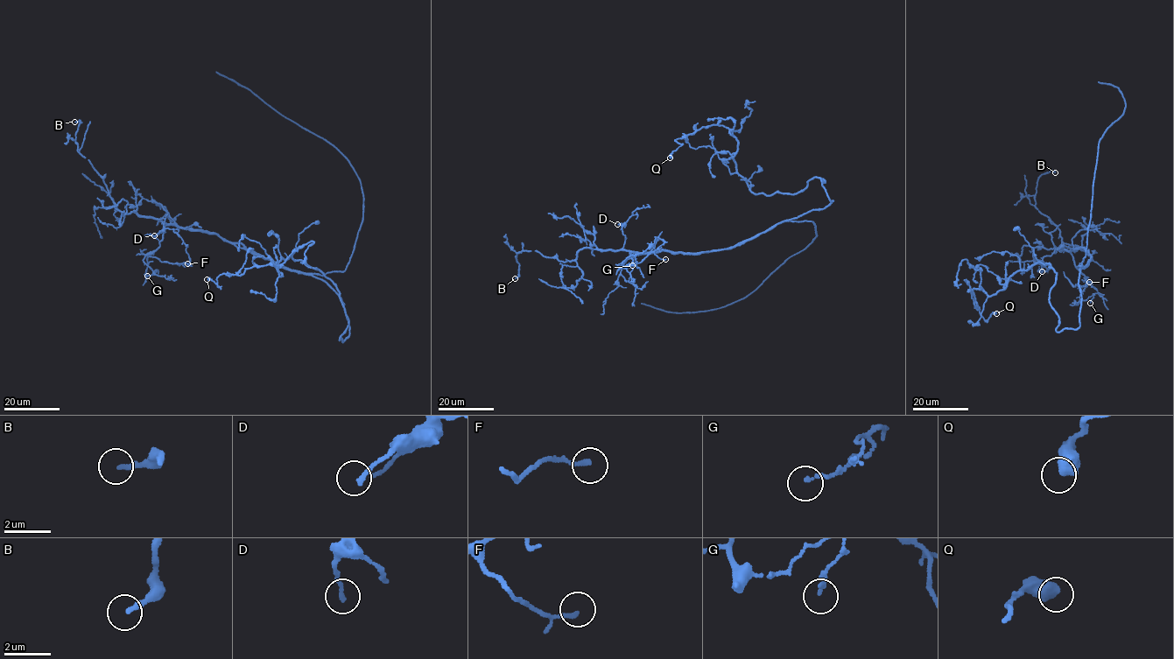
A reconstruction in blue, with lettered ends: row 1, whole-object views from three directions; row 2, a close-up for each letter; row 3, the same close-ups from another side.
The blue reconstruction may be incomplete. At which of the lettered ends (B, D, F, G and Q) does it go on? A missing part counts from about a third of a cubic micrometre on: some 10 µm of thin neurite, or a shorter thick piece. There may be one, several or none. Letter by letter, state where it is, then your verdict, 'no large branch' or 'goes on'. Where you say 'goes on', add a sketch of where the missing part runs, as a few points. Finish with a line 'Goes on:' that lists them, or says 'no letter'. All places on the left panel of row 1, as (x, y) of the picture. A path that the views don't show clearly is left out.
B: (74, 122) | no large branch
D: (154, 235) | no large branch
F: (187, 263) | no large branch
G: (147, 276) | no large branch
Q: (207, 279) | no large branch
Goes on: no letter

